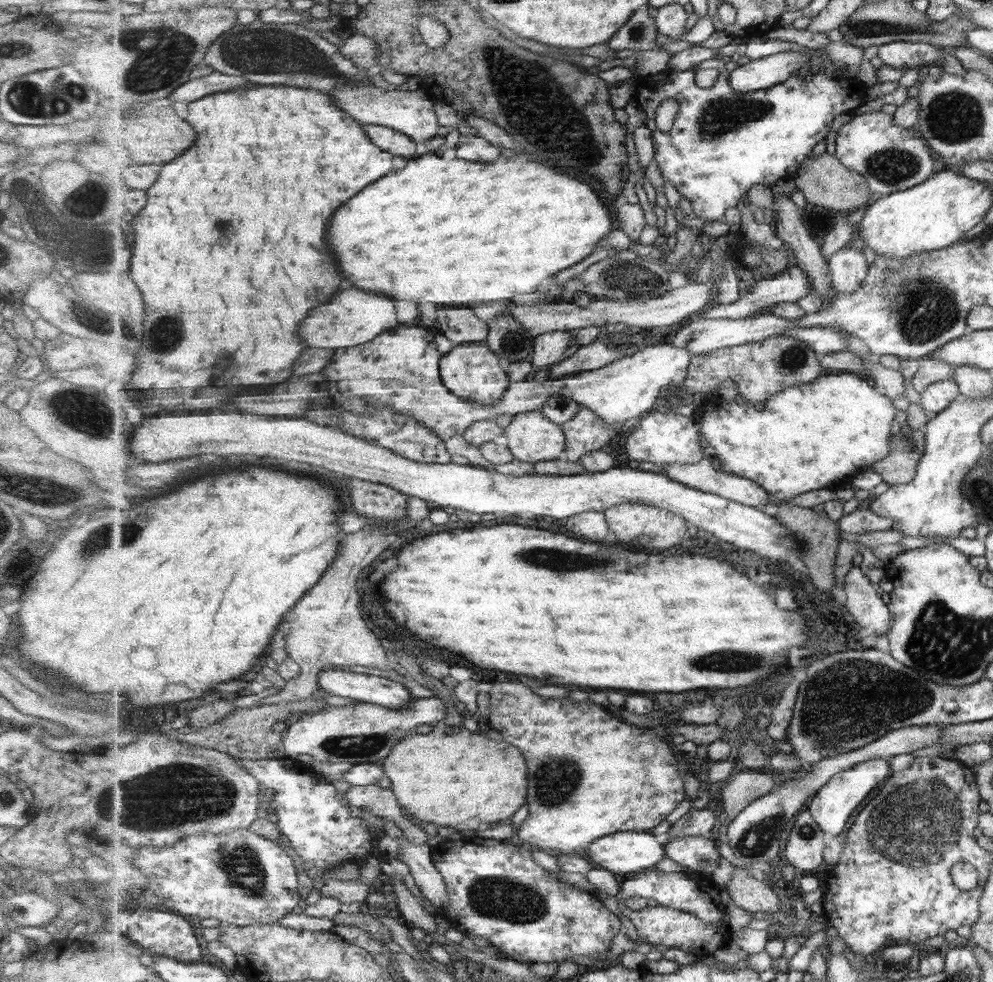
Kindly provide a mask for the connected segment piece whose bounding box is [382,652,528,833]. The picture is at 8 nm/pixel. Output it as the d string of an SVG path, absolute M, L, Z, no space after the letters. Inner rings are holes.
M397 654L399 662L405 666L408 675L412 676L422 686L431 689L434 697L444 700L447 705L446 716L441 722L433 726L433 730L426 734L408 734L395 744L395 748L383 761L382 767L386 778L392 783L399 804L407 810L420 824L426 823L434 826L447 826L457 829L477 832L479 827L494 826L495 824L509 822L509 818L527 802L527 762L521 750L513 744L503 740L495 742L487 738L485 733L475 733L463 726L463 714L456 707L454 692L441 680L431 676L421 668L421 662L409 654Z

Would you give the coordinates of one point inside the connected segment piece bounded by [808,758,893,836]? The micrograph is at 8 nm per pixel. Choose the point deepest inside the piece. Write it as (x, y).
(834, 804)

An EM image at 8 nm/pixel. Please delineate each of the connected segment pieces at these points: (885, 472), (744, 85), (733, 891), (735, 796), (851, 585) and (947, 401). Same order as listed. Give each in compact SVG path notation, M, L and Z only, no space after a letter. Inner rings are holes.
M903 424L891 434L892 452L887 459L873 465L889 485L907 484L914 481L918 465L926 449L926 434L923 428L911 430Z
M781 52L735 68L729 82L742 93L771 88L793 78L810 61L811 56L803 52Z
M747 868L735 869L726 891L737 907L749 913L764 912L771 915L781 910L777 892L765 881L752 878Z
M747 769L745 772L735 773L722 787L722 811L732 819L751 802L769 794L769 790L776 787L771 771Z
M857 566L849 571L845 582L846 610L862 628L871 629L871 634L886 634L892 624L892 612L877 592L879 584L871 584Z
M954 379L936 382L921 393L920 406L926 412L936 415L949 409L949 406L952 406L960 398L960 395L960 386Z

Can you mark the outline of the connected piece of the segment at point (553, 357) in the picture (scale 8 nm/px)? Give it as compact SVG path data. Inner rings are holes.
M569 331L545 332L535 336L533 342L531 363L537 369L561 362L568 347L574 344Z

